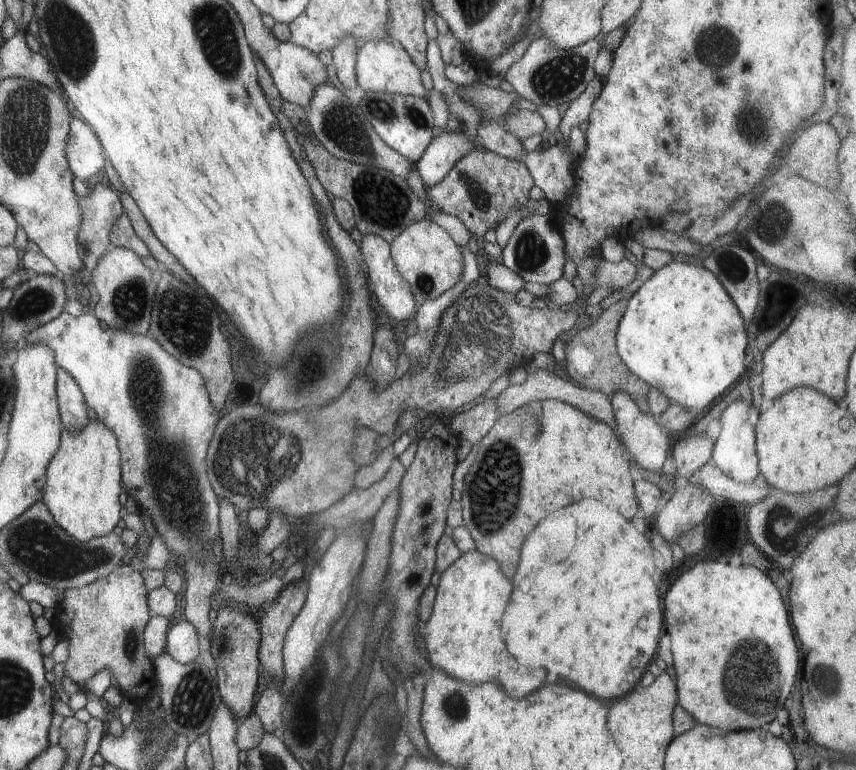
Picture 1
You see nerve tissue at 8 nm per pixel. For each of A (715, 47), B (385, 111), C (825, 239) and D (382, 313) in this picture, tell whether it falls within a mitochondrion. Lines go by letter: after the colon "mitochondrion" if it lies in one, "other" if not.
A: mitochondrion
B: mitochondrion
C: other
D: other

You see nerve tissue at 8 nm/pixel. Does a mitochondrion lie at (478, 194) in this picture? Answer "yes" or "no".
yes

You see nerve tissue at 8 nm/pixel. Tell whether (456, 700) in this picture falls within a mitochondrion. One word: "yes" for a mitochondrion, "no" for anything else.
yes

